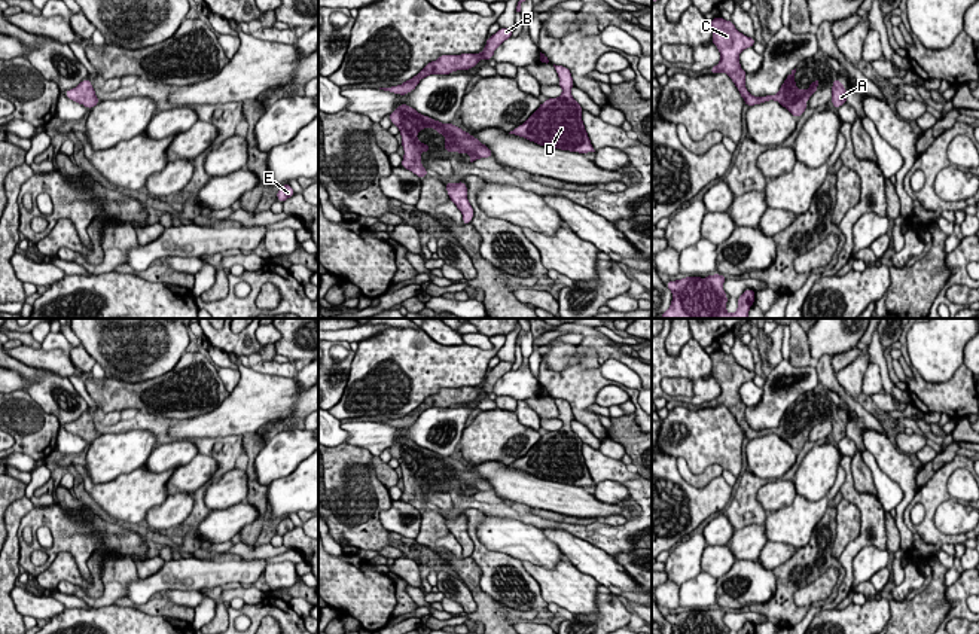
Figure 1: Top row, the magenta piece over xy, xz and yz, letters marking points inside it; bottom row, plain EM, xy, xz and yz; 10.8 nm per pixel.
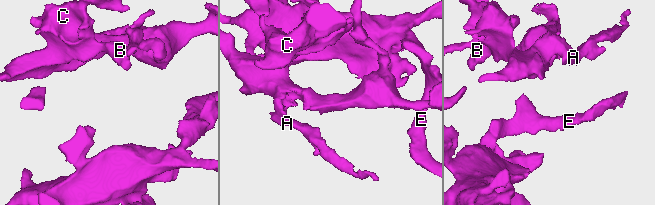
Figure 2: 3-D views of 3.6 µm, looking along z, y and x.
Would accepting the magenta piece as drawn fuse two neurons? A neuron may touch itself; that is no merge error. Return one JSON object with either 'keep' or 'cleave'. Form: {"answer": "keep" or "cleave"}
{"answer": "keep"}

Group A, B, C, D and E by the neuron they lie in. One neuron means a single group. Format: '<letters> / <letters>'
A B C D E

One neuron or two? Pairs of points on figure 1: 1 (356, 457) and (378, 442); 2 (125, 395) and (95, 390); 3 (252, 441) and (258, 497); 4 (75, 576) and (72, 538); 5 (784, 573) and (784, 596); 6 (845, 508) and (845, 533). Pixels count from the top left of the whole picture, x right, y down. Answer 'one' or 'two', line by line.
1: two
2: one
3: one
4: two
5: one
6: one

